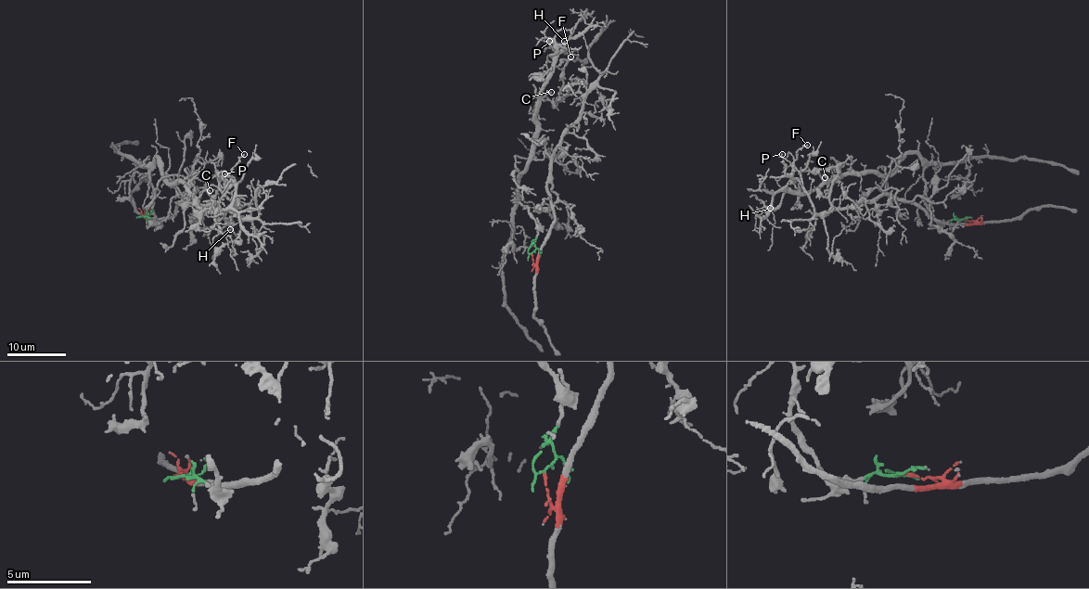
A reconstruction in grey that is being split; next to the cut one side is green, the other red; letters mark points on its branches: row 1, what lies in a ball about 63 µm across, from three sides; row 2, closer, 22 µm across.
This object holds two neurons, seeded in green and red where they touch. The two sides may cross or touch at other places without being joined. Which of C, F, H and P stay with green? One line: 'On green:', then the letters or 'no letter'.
On green: C, F, H, P

